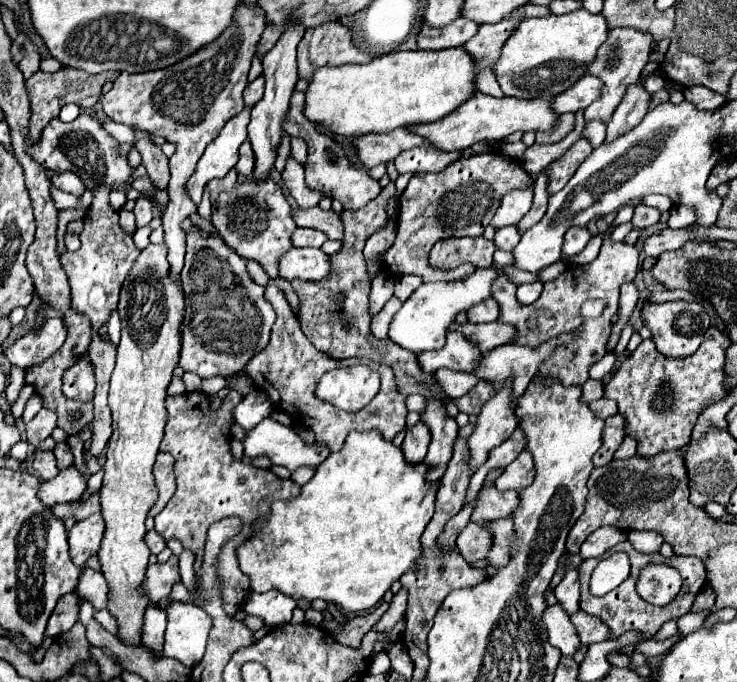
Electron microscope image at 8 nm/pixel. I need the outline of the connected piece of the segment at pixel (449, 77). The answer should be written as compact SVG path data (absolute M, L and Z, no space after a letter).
M462 47L444 51L392 51L388 55L376 57L366 65L340 65L340 67L320 67L314 71L312 81L306 89L304 115L318 127L326 127L330 133L344 137L358 137L366 133L392 131L404 125L428 123L446 117L468 93L476 89L474 61L464 53Z

